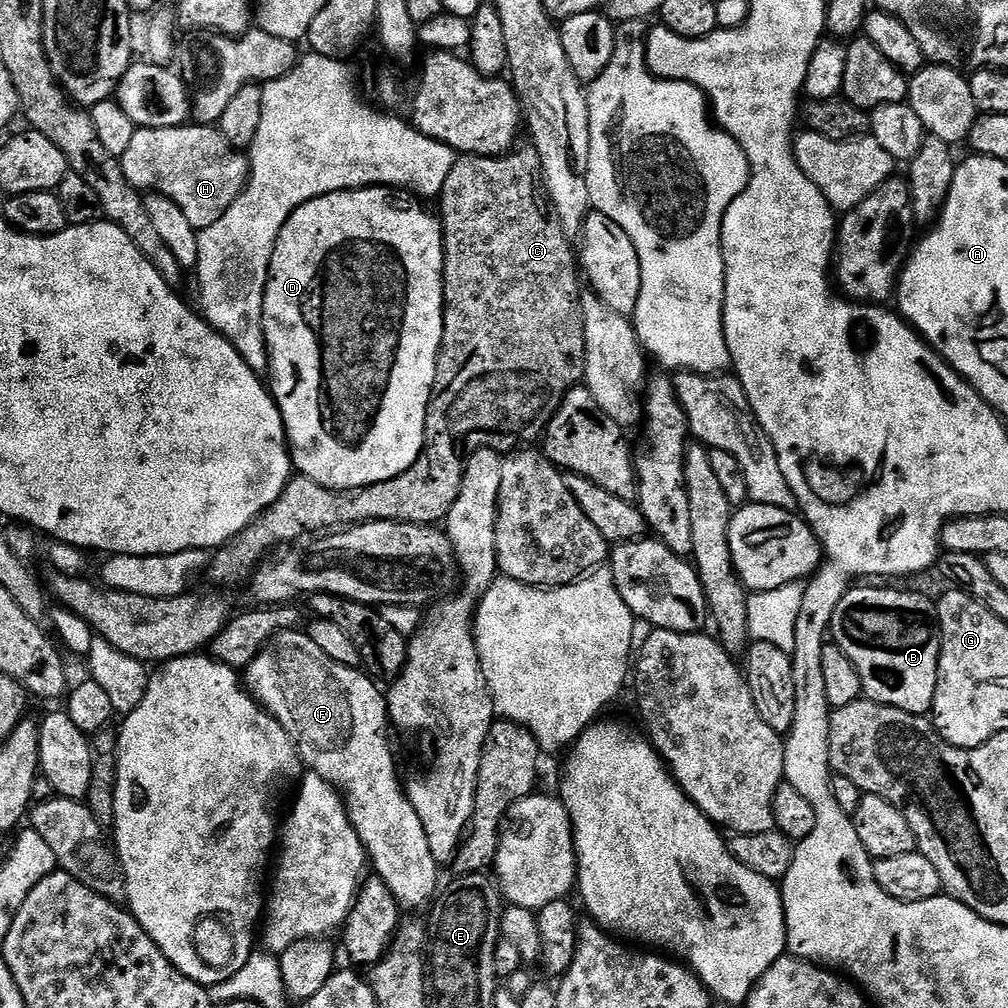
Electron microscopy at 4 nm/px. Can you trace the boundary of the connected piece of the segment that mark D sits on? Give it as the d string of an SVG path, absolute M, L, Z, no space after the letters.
M379 186L319 196L298 206L294 214L290 214L274 246L264 295L264 337L268 343L268 372L272 376L270 391L284 419L293 469L335 492L349 492L355 488L374 486L378 482L390 482L410 470L424 449L426 414L444 329L444 230L433 213L431 216L426 209L416 208L415 202L411 195Z

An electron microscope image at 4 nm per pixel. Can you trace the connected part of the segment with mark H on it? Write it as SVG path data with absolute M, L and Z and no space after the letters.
M195 122L178 128L137 128L126 154L118 159L133 188L144 194L155 189L170 198L198 230L214 226L248 185L247 155L229 146L215 127Z

